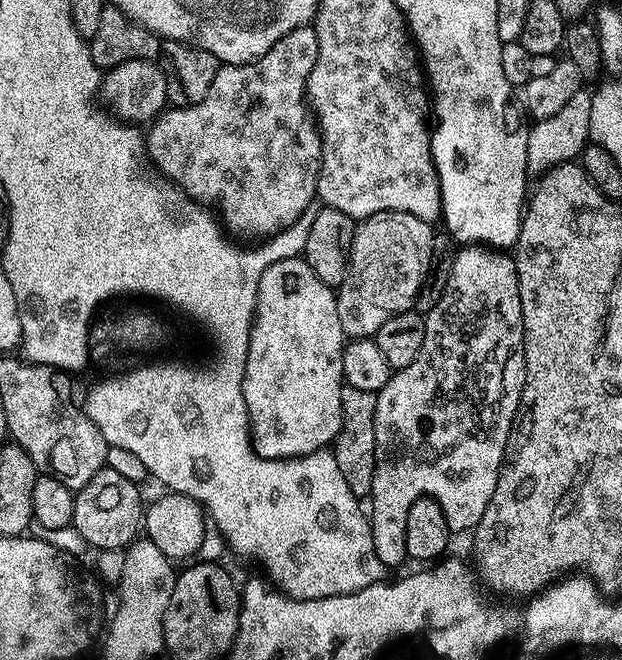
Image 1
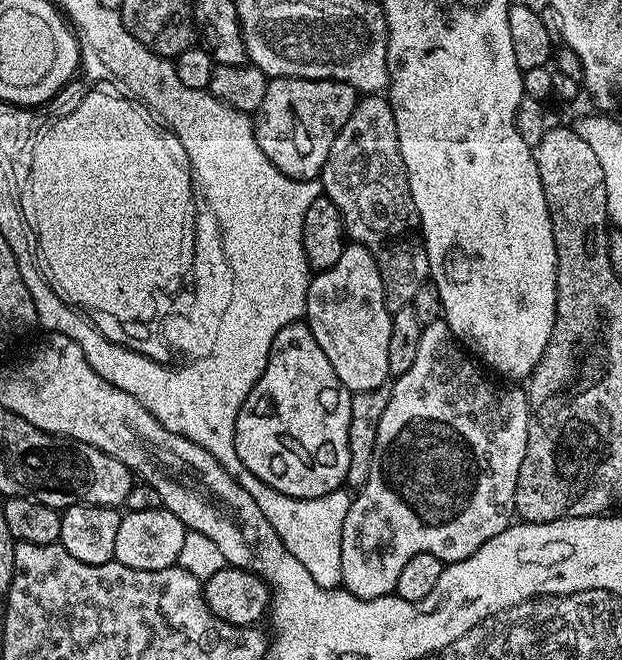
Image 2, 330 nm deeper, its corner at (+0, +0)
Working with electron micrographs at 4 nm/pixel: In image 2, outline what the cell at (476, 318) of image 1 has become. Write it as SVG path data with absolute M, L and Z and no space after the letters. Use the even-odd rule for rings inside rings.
M443 318L423 325L418 338L418 355L406 374L395 377L391 385L392 397L386 402L386 411L382 413L382 422L378 422L378 438L374 442L374 462L370 466L370 478L366 478L366 486L355 493L350 510L346 514L346 522L342 522L342 578L343 591L354 594L363 600L373 600L383 596L391 596L398 586L398 578L406 562L414 558L414 554L434 554L434 558L444 561L445 565L470 558L478 546L486 546L490 538L502 534L508 525L513 523L516 510L516 487L518 486L518 470L522 470L522 458L526 458L526 442L528 441L528 393L520 386L505 386L495 379L487 380L483 376L481 365L462 347L456 335Z

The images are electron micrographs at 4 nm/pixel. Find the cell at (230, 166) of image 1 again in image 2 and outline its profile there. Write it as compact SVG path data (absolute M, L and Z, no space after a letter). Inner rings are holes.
M297 76L269 79L266 98L254 113L252 129L262 154L295 180L314 180L326 166L330 146L338 138L338 130L346 126L346 118L354 114L358 99L355 88L341 80L311 80Z

